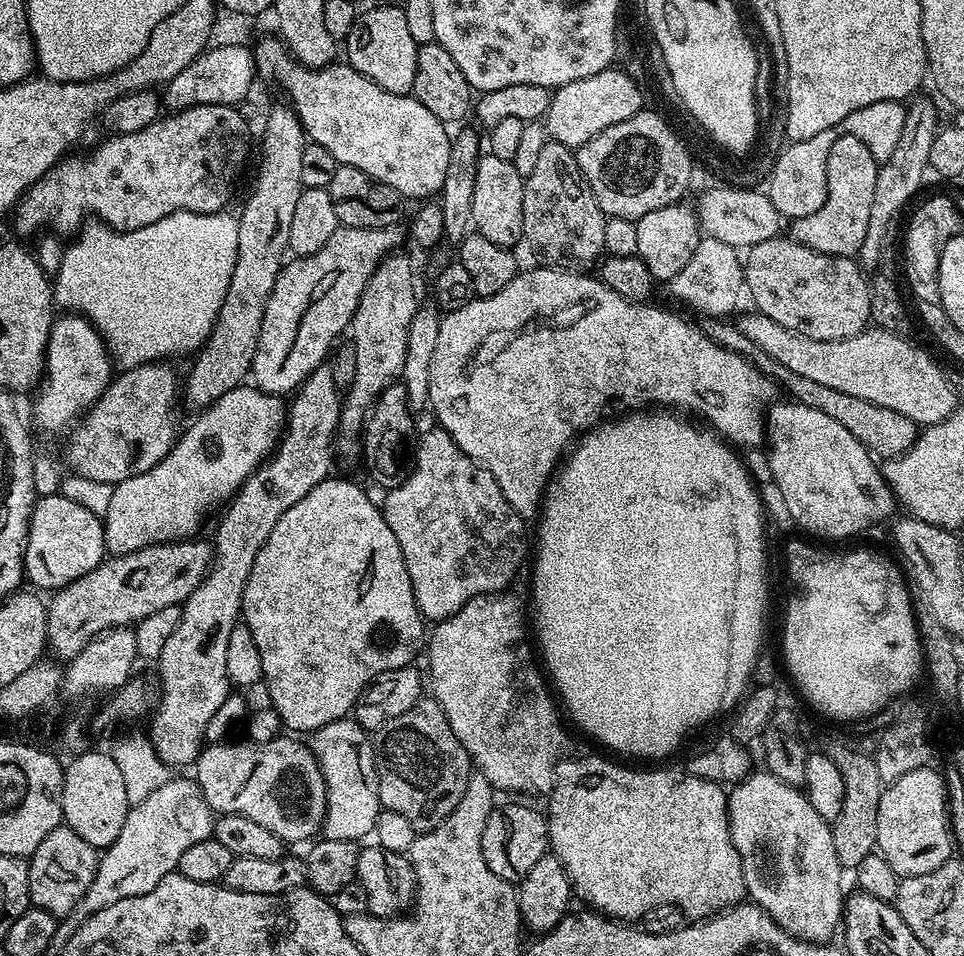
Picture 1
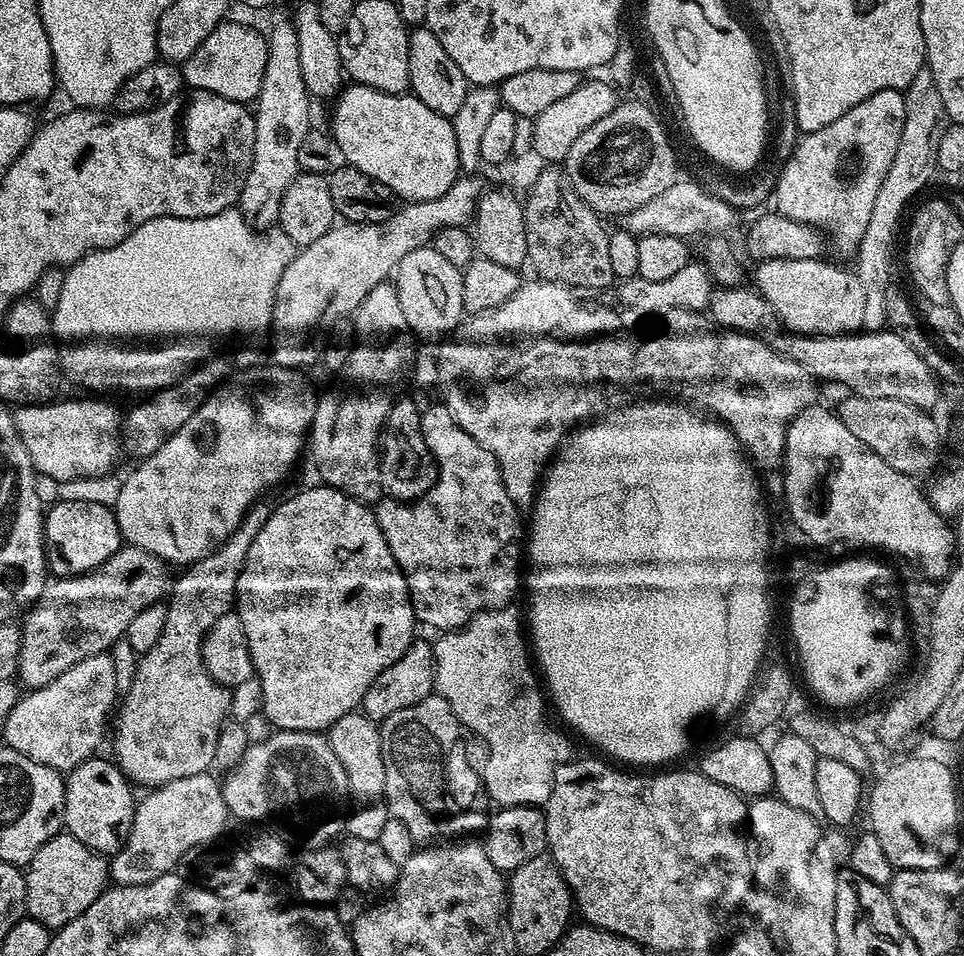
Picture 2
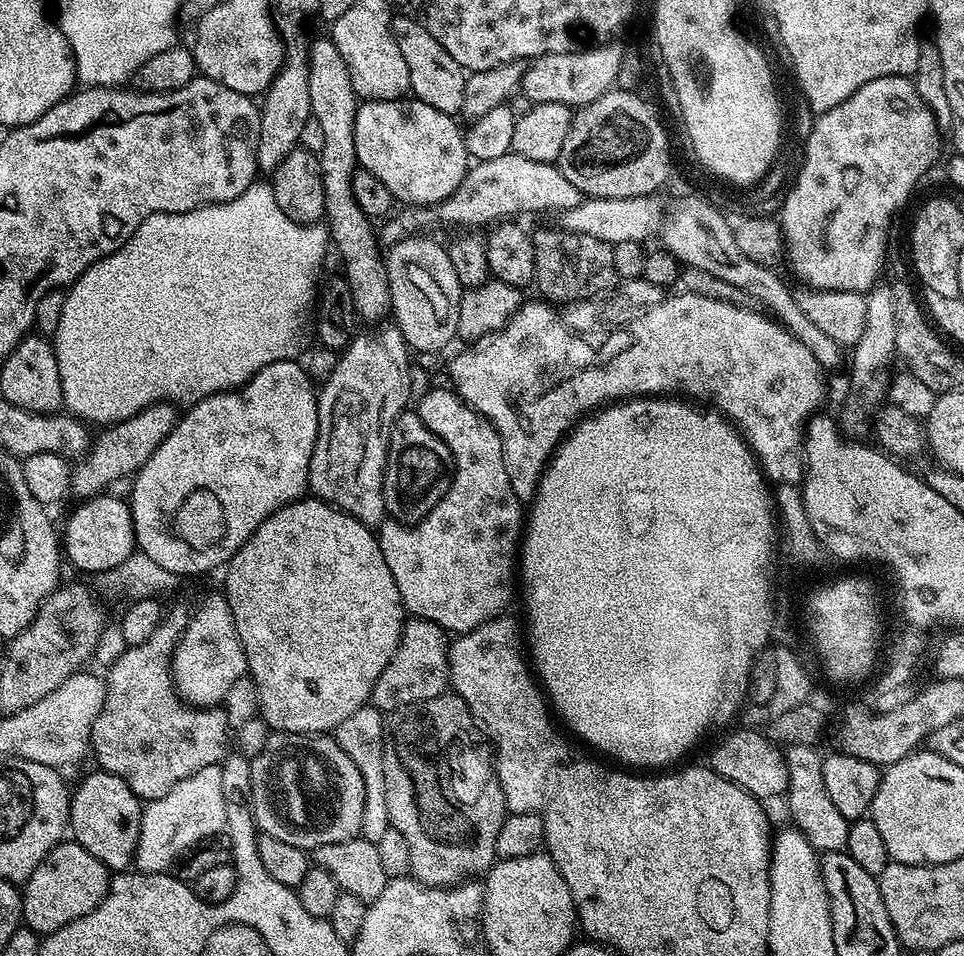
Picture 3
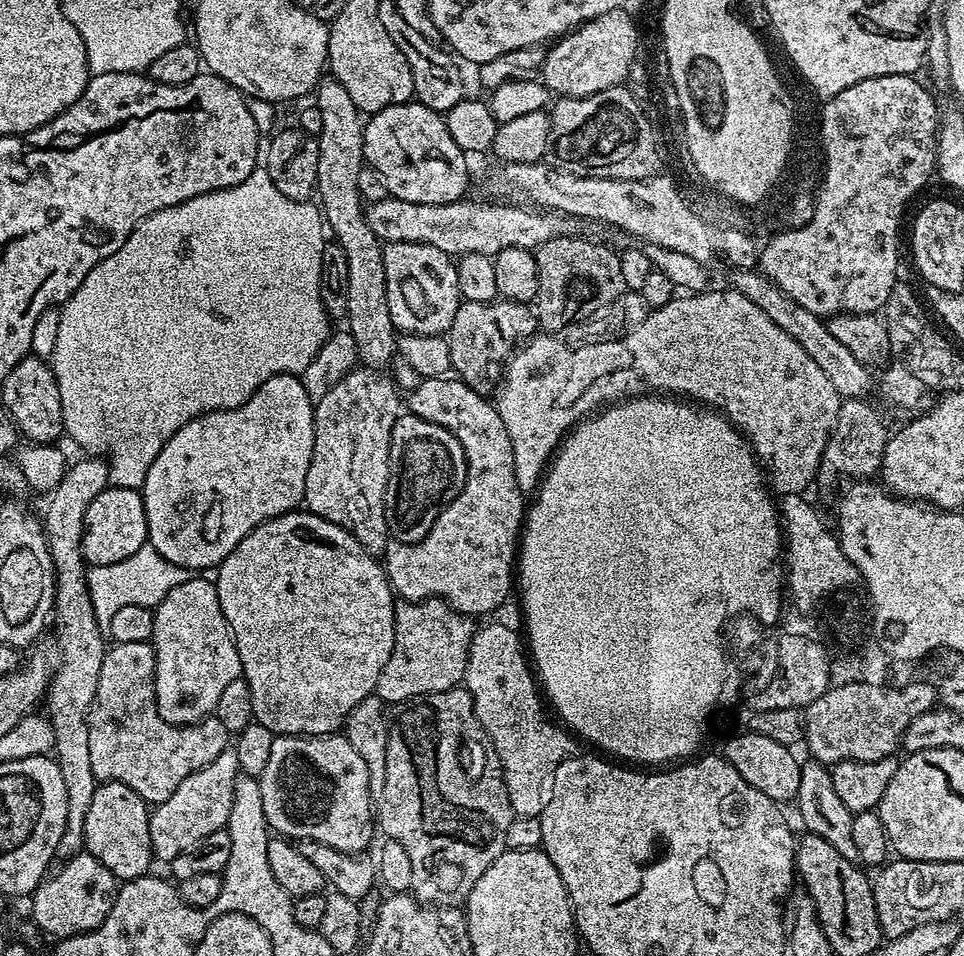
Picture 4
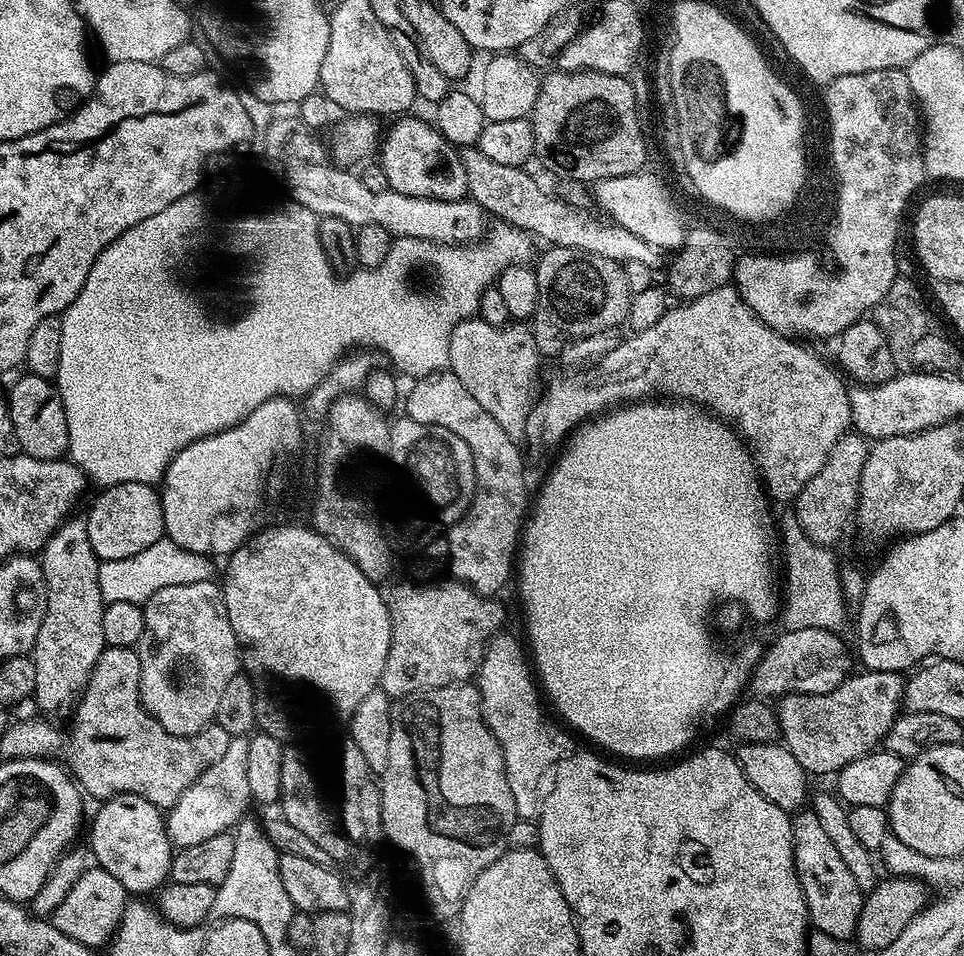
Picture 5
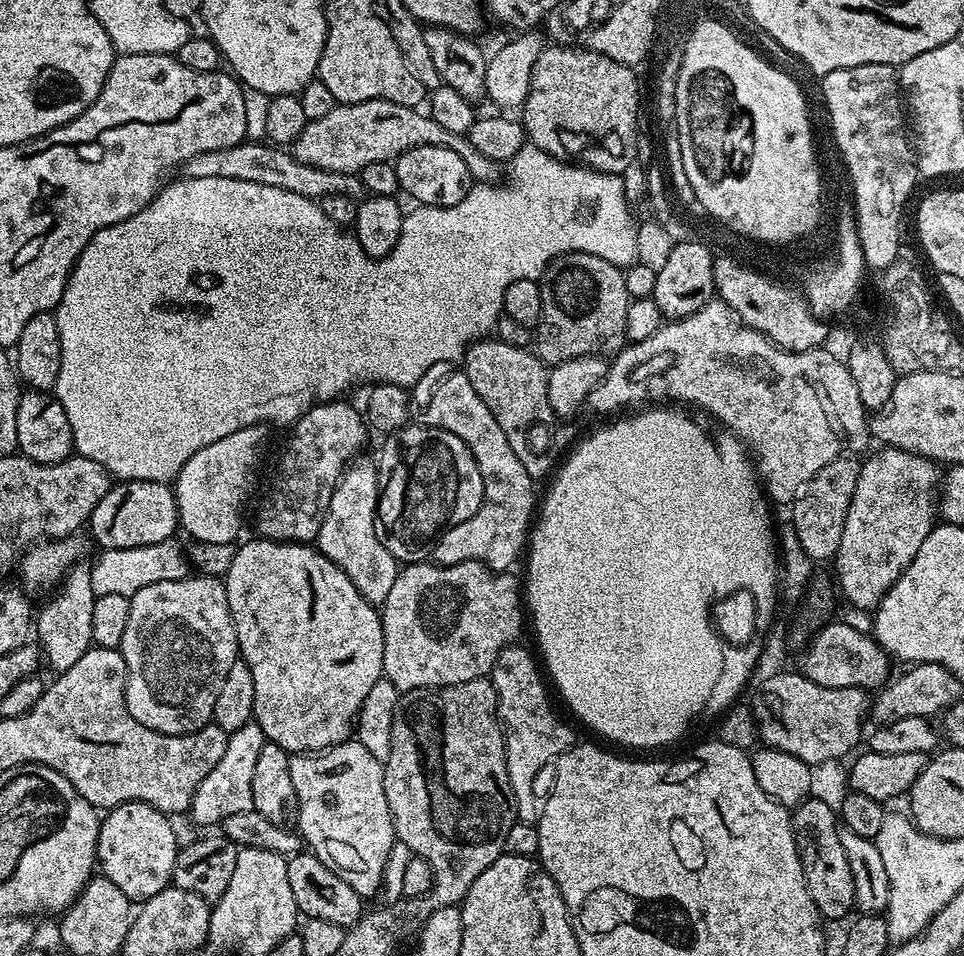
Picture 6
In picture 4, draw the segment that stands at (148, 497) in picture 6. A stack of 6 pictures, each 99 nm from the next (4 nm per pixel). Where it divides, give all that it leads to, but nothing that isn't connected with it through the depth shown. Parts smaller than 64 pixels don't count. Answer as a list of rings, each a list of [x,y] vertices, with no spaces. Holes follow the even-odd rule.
[[[109,486],[90,502],[90,510],[86,510],[84,533],[82,534],[82,550],[85,561],[89,565],[100,565],[122,562],[140,547],[148,544],[148,527],[146,526],[146,510],[143,495],[132,486]]]

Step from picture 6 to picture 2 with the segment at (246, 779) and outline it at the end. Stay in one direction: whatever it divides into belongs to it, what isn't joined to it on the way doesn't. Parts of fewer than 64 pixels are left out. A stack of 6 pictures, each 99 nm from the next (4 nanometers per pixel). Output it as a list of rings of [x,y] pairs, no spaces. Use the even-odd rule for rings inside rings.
[[[207,771],[190,774],[190,778],[174,778],[174,782],[166,782],[160,788],[153,788],[144,794],[148,796],[139,797],[130,834],[119,852],[110,860],[110,880],[113,885],[154,882],[154,878],[169,875],[175,869],[178,858],[186,854],[186,850],[223,837],[224,827],[227,826],[228,820],[230,821],[230,813],[224,801],[221,781],[215,780],[212,775],[211,771]]]

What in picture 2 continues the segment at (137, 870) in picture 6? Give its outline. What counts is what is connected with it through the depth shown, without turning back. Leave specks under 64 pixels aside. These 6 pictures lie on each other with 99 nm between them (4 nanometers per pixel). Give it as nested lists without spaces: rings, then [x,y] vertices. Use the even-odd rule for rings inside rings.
[[[93,758],[82,762],[67,773],[64,781],[64,828],[78,842],[90,846],[105,858],[119,852],[130,834],[138,803],[132,797],[133,785],[127,776],[111,759]]]

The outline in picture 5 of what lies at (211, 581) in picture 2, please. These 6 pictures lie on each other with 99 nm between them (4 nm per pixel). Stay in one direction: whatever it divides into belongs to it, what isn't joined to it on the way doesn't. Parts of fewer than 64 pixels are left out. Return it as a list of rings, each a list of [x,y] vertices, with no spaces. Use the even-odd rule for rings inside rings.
[[[105,647],[88,679],[88,685],[76,701],[72,720],[72,745],[68,748],[68,764],[71,775],[85,793],[99,798],[117,796],[123,792],[138,794],[146,798],[155,808],[170,810],[182,798],[182,794],[203,772],[210,770],[232,737],[222,730],[222,726],[210,723],[193,736],[175,736],[165,730],[144,708],[140,700],[140,659],[135,648]]]

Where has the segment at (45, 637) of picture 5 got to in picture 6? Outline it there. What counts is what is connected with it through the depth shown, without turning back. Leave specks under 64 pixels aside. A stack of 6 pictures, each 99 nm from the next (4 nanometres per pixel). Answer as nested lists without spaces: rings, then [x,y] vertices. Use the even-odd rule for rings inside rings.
[[[81,562],[64,575],[62,583],[47,597],[44,609],[34,616],[34,636],[46,664],[59,674],[70,670],[88,648],[93,647],[94,602],[97,594],[91,588],[91,567]]]

